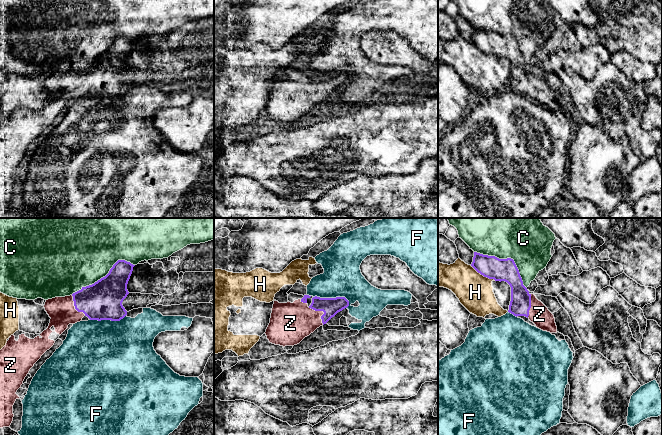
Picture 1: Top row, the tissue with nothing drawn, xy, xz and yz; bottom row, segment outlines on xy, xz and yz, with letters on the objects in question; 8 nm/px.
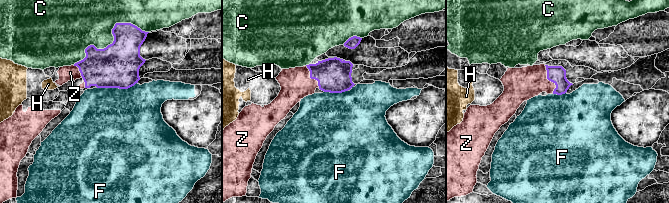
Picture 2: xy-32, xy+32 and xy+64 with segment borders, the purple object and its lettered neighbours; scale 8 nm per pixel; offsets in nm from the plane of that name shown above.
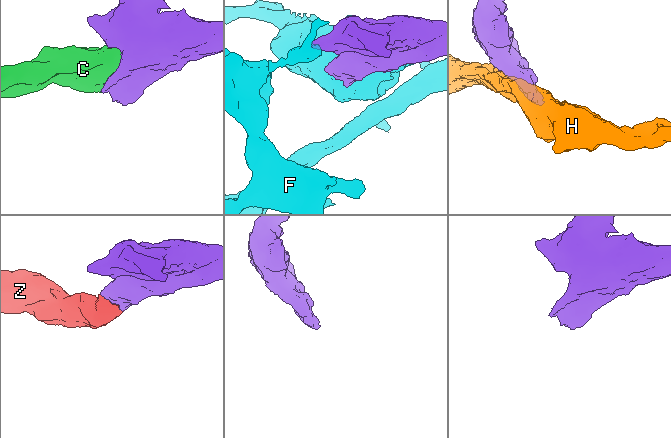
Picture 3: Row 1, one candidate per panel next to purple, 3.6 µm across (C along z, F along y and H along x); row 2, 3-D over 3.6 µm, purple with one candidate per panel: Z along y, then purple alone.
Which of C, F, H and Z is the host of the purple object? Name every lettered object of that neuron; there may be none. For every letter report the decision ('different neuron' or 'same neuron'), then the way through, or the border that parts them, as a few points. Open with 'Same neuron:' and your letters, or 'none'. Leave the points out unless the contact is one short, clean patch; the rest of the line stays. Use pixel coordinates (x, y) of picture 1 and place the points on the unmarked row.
Same neuron: Z
C: different neuron
F: different neuron
H: different neuron
Z: same neuron; way xz (330, 82), (322, 86), (306, 96), (294, 97)

